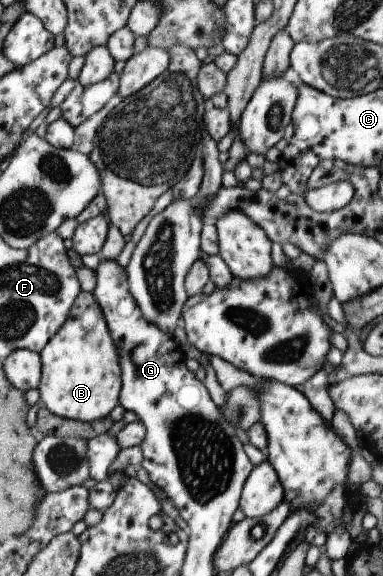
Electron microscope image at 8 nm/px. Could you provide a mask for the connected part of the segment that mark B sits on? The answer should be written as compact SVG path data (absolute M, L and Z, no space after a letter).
M80 290L65 321L38 354L41 362L39 401L53 415L91 423L108 416L118 404L122 381L116 345L92 293Z

